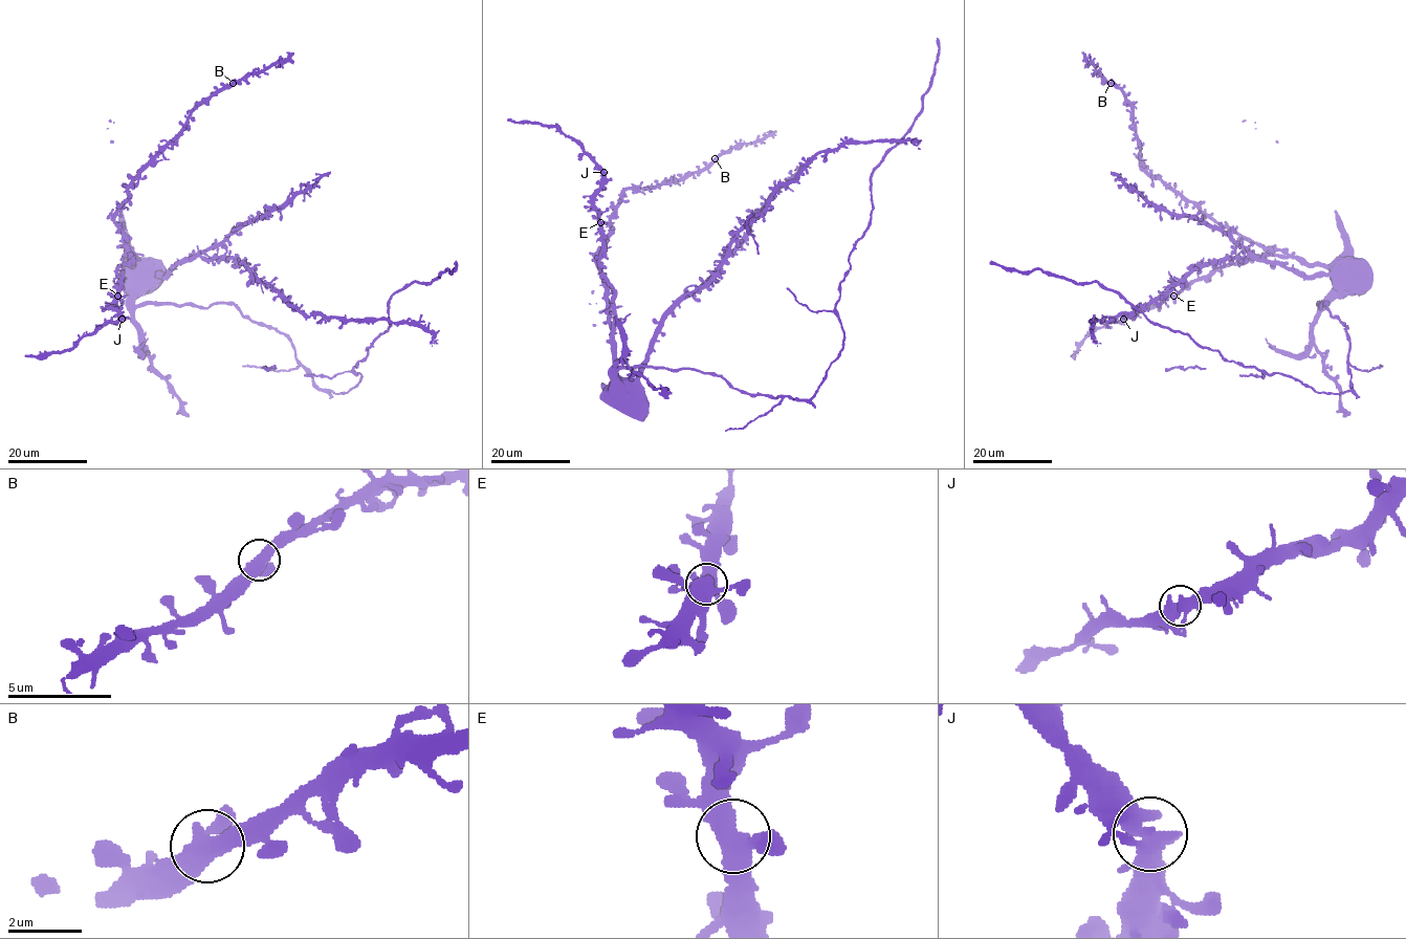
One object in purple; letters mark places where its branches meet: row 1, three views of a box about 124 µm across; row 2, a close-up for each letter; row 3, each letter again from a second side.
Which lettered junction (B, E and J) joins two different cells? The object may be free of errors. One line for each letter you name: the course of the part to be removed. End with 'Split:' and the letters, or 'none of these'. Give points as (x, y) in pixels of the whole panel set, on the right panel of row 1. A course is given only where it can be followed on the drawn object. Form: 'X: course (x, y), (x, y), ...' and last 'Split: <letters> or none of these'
Split: none of these

